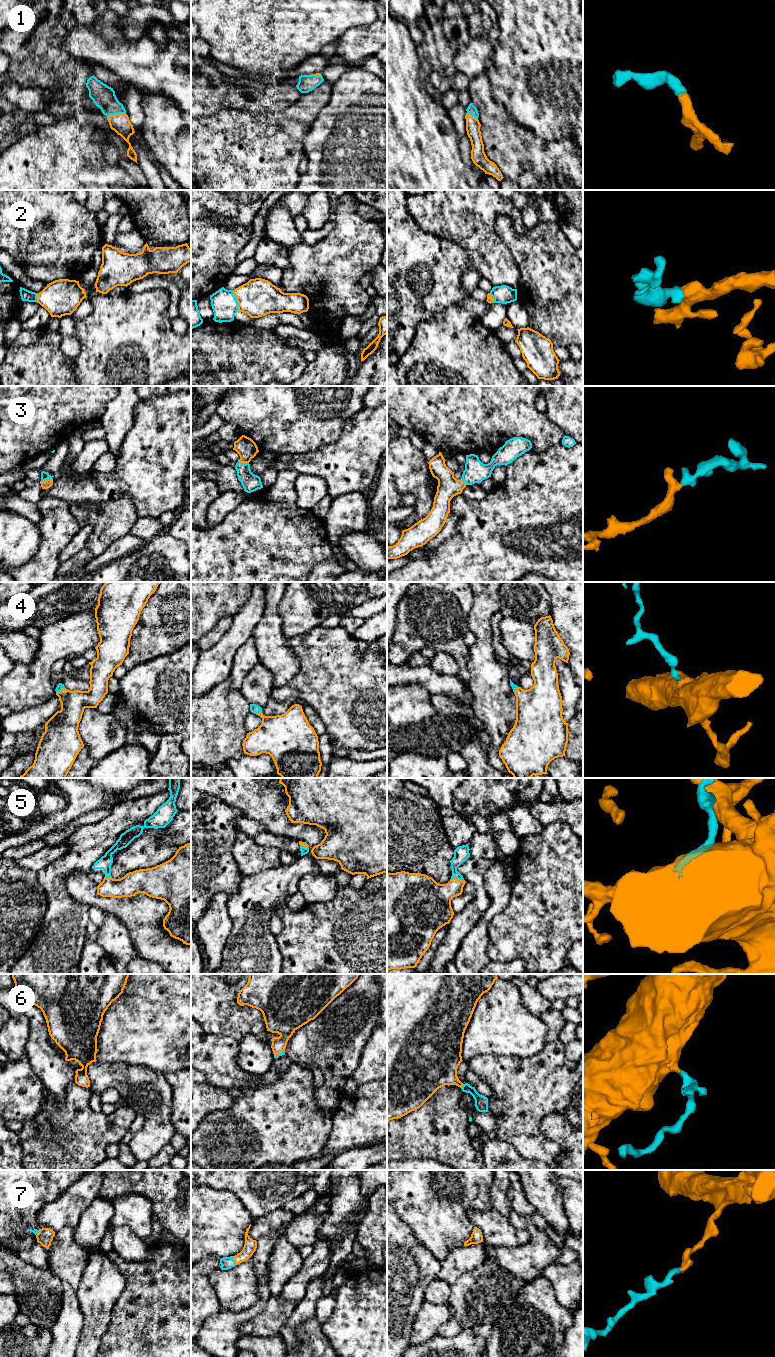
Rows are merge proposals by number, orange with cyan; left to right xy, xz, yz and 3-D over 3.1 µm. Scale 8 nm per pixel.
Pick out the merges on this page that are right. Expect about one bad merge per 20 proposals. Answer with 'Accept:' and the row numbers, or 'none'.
Accept: 1, 2, 3, 4, 5, 6, 7

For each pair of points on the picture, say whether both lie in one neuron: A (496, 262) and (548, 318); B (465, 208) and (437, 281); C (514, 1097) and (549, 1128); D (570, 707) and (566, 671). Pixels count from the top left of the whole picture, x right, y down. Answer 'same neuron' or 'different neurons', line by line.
A: different neurons
B: different neurons
C: different neurons
D: same neuron

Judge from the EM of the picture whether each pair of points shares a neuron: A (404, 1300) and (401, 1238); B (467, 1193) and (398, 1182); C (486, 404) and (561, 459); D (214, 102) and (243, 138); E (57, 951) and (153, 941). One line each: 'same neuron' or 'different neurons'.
A: same neuron
B: same neuron
C: different neurons
D: different neurons
E: different neurons

